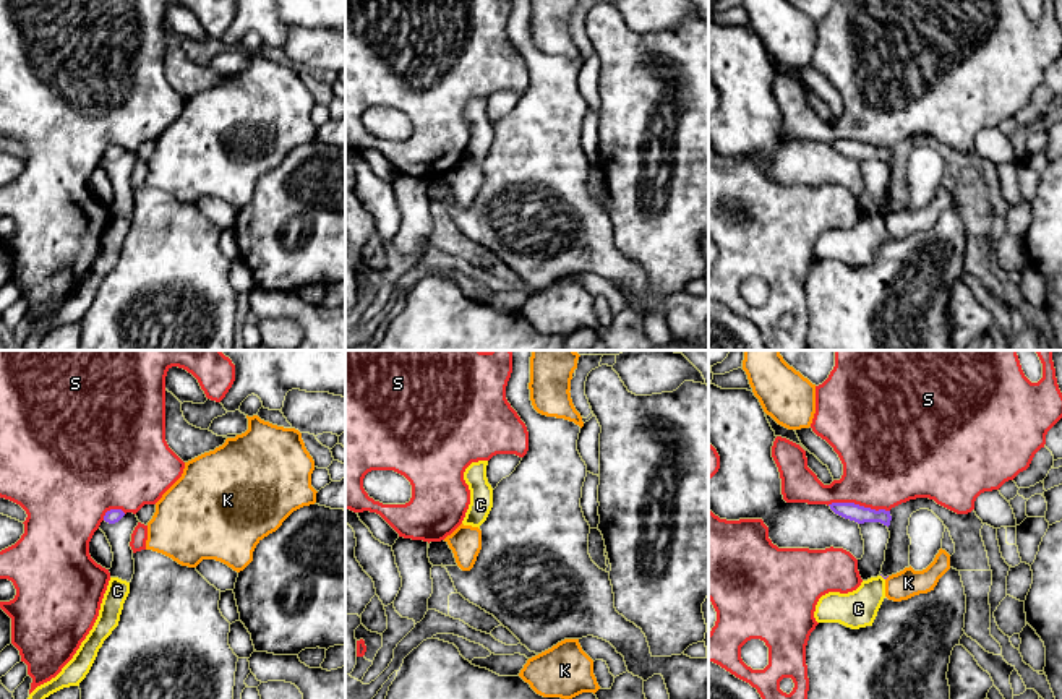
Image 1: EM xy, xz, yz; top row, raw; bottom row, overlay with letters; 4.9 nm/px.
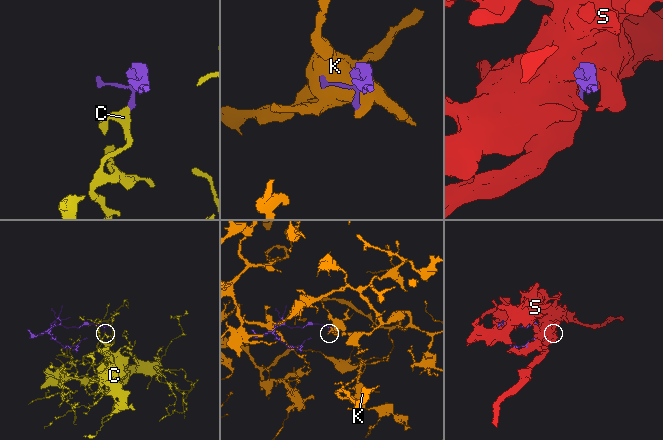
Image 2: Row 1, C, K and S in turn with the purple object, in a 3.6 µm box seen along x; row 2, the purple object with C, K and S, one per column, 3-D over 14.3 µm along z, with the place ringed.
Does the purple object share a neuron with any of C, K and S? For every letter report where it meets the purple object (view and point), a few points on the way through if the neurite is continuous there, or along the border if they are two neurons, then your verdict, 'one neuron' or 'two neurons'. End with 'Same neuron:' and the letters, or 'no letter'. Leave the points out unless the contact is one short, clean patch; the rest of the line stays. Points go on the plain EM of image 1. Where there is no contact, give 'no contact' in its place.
C: meets purple in yz at (882, 213); border along yz (881, 211), (884, 216); two neurons
K: no contact; two neurons
S: meets purple in yz at (858, 141); two neurons
Same neuron: no letter

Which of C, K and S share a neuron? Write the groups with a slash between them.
C / K / S

